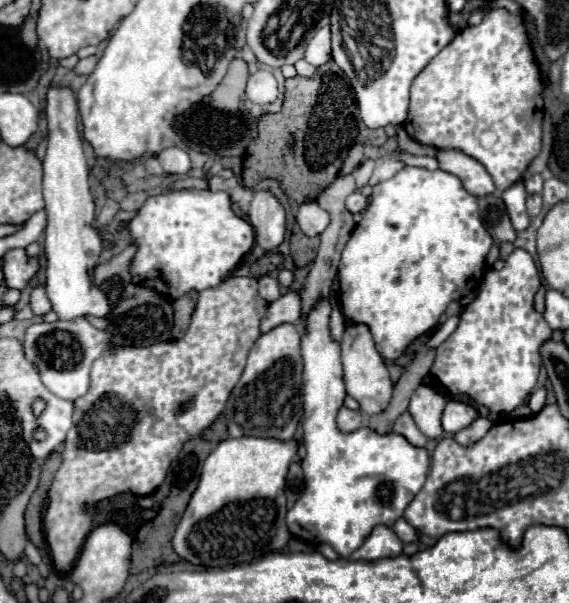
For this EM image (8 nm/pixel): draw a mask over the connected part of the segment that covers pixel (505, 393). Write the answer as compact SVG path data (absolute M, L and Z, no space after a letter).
M514 250L502 270L490 270L478 298L462 312L460 326L436 350L430 374L436 376L452 396L466 394L496 414L510 414L526 402L536 386L542 366L540 346L552 338L544 316L534 310L534 294L540 276L526 250Z

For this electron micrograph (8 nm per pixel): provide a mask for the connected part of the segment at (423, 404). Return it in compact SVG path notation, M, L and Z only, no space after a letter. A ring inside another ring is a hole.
M420 386L412 398L408 412L412 414L416 426L422 430L426 438L440 438L442 430L442 412L446 406L446 398L434 392L430 386Z

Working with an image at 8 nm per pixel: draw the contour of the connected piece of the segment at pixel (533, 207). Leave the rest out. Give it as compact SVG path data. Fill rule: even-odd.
M530 194L526 198L526 208L528 208L530 216L538 216L540 210L542 210L542 196L540 194Z

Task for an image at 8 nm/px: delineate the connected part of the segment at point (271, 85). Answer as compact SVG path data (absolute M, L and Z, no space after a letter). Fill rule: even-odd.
M258 70L248 78L246 98L254 104L272 104L278 98L278 82L272 72Z

